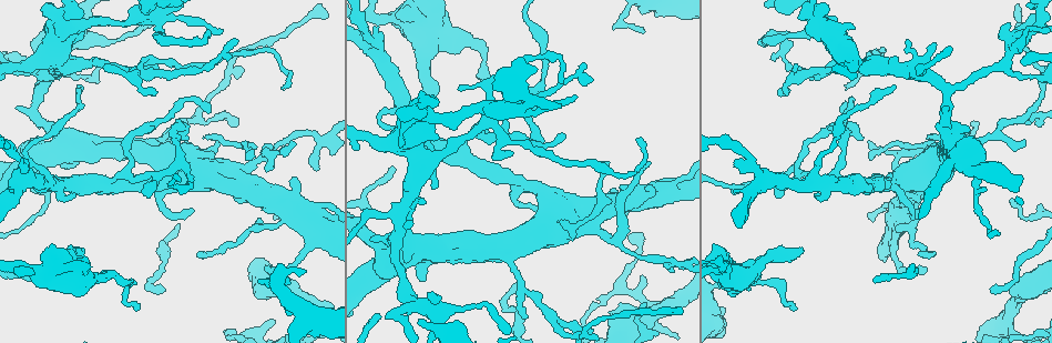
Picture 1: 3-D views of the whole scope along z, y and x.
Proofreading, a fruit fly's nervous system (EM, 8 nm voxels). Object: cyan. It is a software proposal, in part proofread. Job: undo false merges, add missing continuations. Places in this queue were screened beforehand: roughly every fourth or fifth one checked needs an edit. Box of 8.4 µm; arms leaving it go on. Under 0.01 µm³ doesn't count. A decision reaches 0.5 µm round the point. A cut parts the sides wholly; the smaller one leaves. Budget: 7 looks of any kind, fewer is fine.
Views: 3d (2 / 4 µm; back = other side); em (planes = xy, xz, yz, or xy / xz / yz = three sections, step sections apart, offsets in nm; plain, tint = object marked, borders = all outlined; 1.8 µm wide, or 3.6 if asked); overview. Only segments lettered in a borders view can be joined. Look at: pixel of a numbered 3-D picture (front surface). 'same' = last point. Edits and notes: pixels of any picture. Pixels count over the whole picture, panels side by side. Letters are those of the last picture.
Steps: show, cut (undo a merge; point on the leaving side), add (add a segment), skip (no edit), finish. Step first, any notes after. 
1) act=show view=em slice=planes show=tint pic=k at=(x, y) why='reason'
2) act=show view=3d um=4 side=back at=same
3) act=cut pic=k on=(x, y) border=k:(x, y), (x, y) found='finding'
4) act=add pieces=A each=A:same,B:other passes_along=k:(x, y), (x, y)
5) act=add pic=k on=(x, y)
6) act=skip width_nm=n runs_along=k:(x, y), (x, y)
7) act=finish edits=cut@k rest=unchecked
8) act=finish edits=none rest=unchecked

act=show view=3d um=2 side=back pic=1 at=(411, 300) why='sharp bend'

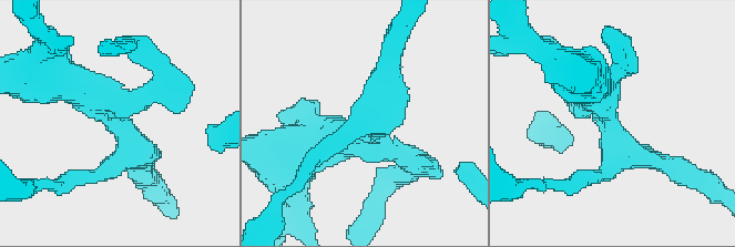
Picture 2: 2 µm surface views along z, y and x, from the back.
act=show view=em slice=planes show=borders pic=2 at=(371, 126) arms=4

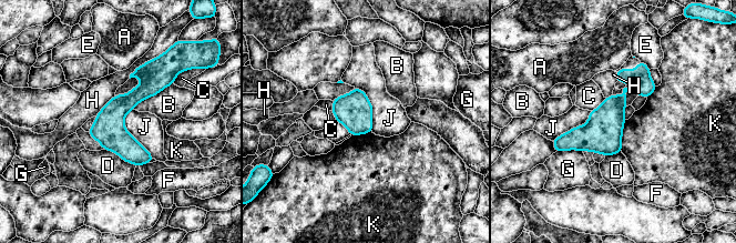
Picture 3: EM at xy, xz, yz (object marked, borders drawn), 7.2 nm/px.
act=skip width_nm=240 each=A:other,B:other,C:other,D:other,E:other,F:other,G:other,H:other,J:other,K:other border=3:(129, 110), (124, 128), (154, 158) found='continuous, no second neuron'

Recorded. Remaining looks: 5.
act=show view=em slice=planes show=plain pic=1 at=(521, 113) why='calibre changes'

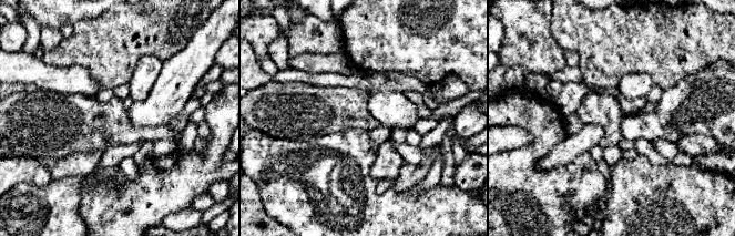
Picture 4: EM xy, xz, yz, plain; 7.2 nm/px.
act=show view=em slice=planes show=borders at=same

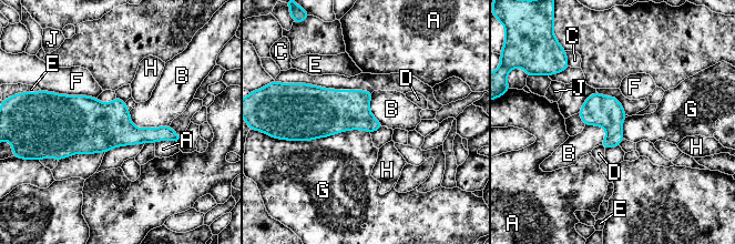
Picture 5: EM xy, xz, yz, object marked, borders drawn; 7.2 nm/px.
act=skip width_nm=220 each=A:other,B:other,C:other,D:other,E:other,F:other,G:other,H:other,J:other border=5:(369, 131), (344, 130), (292, 141) found='continuous, no second neuron'

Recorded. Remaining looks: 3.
act=show view=3d um=4 pic=1 at=(472, 42) why='calibre changes'

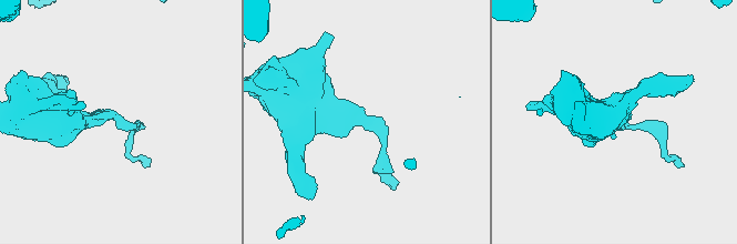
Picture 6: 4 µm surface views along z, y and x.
act=show view=em slice=planes show=borders pic=6 at=(115, 117)

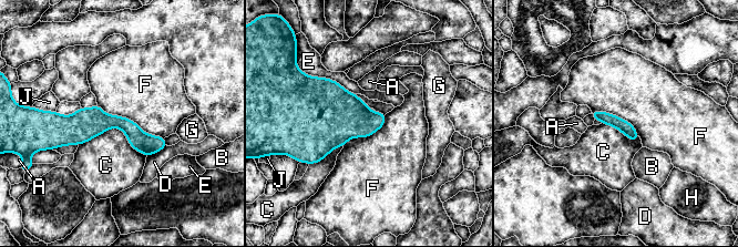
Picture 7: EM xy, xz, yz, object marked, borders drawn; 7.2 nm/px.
act=skip width_nm=90 longest_contact=F:550nm each=A:other,B:other,C:other,D:other,E:other,F:other,G:other,H:other,J:other found='one neuron here'

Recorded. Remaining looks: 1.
act=finish edits=none rest=unchecked

